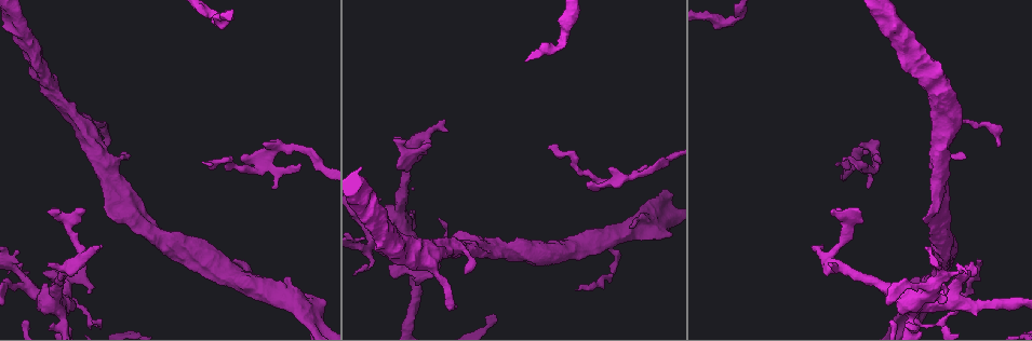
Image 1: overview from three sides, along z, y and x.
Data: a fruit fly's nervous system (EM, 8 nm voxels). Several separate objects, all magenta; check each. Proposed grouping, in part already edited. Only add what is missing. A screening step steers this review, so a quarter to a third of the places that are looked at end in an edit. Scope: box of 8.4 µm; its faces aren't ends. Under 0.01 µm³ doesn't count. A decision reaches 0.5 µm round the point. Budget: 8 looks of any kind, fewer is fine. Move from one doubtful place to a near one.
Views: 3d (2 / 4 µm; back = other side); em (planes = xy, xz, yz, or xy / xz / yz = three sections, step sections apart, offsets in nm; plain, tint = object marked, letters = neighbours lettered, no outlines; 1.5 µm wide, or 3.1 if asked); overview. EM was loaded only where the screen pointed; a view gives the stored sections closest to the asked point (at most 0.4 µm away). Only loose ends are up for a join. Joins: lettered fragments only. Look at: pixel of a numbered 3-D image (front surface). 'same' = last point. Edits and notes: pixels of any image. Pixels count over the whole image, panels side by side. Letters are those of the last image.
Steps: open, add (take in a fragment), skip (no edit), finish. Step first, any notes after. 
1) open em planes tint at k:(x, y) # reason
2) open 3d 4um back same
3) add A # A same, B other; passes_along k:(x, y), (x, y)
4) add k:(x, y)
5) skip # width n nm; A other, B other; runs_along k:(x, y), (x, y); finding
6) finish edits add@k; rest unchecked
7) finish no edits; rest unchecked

open em planes letters at 1:(589, 182) # an open end

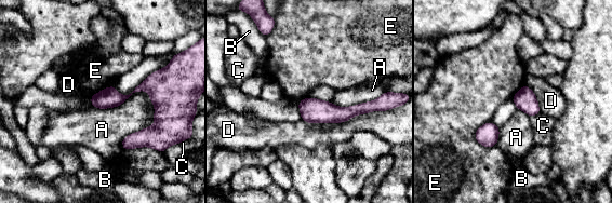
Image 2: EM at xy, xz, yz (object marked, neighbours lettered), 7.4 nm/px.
skip # A other, B other, C other, D other, E other; runs_along 2:(167, 96), (138, 88), (122, 98), (93, 100); no lettered fragment goes on from it

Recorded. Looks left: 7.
open 3d 4um at 1:(48, 262) # an open end

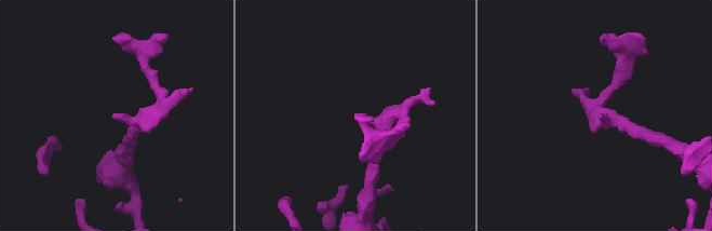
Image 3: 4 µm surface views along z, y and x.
open em planes letters at 3:(112, 116) # arm_widths 180, 240 nm; need the tissue

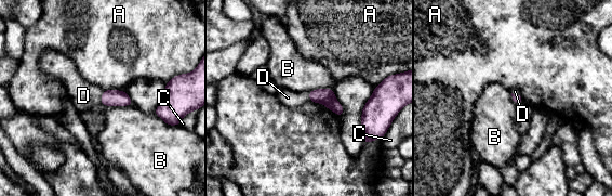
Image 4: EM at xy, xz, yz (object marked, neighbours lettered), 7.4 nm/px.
add D # A other, B other, C other, D same; passes_along 4:(109, 98), (102, 96), (83, 95); it goes on there

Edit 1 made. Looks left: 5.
open overview

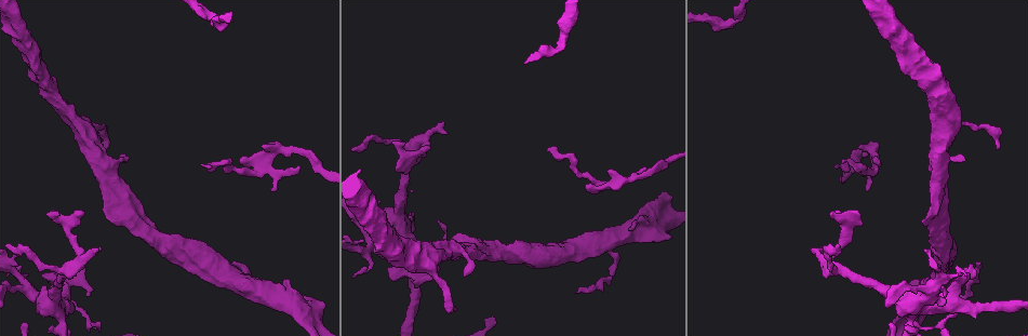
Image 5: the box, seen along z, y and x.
open em xy step 8 tint at 5:(107, 146)

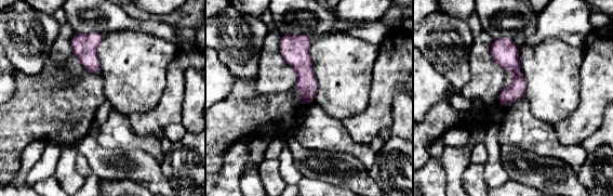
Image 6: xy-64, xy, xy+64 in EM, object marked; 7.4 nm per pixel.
open em planes letters same

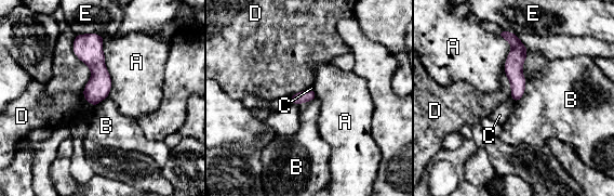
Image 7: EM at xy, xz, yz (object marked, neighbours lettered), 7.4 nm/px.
skip # A other, B other, C other, D other, E other; border 7:(526, 80), (524, 93), (514, 102); no lettered fragment goes on from it

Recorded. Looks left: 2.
finish edits add@4; rest unchecked

